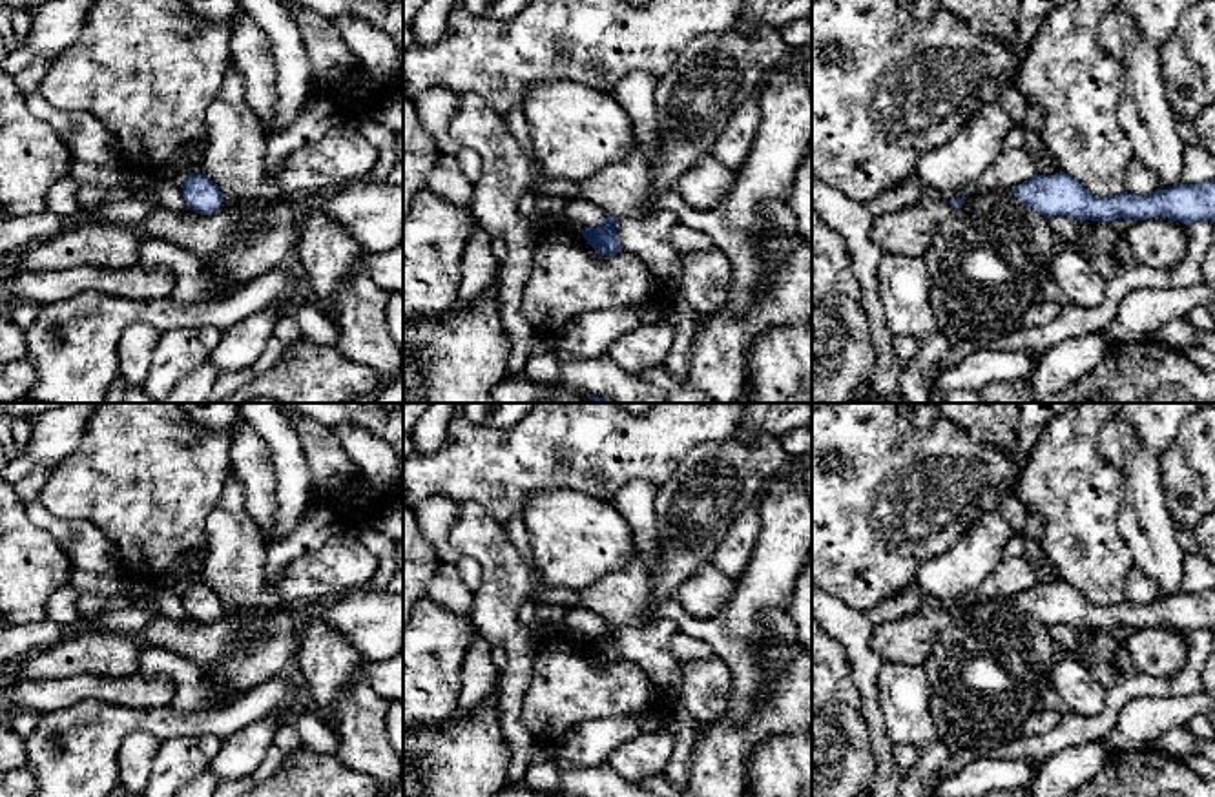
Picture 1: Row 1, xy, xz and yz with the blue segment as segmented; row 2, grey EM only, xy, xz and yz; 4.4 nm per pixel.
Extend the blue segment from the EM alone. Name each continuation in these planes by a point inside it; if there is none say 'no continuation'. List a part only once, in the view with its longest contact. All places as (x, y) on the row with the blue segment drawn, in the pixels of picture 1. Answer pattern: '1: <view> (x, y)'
no continuation

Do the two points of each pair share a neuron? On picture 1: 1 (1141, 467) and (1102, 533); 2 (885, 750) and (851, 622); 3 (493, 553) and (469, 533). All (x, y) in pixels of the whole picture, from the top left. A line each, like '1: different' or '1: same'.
1: different
2: same
3: same

